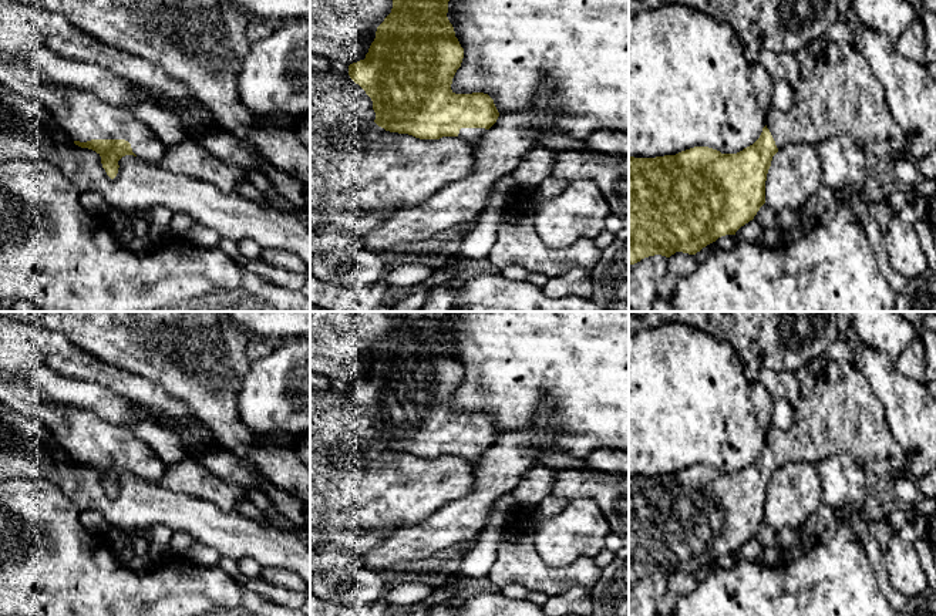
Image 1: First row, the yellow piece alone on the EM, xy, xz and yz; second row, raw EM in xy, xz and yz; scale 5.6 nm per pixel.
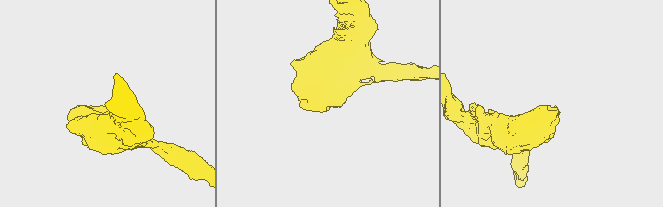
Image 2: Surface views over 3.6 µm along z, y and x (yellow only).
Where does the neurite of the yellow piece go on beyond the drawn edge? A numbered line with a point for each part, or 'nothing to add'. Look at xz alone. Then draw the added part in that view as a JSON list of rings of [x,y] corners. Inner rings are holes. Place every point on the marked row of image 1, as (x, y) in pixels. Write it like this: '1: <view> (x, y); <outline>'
1: xz (472, 135); [[[461,128],[458,138],[477,147],[485,131],[485,128]]]

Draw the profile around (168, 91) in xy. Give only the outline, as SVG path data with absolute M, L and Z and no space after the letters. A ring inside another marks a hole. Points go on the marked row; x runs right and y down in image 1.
M0 0L0 50L13 54L50 51L63 58L97 64L131 84L141 85L159 104L171 110L191 105L195 118L212 128L220 128L218 118L182 81L169 77L145 58L83 33L58 13Z

